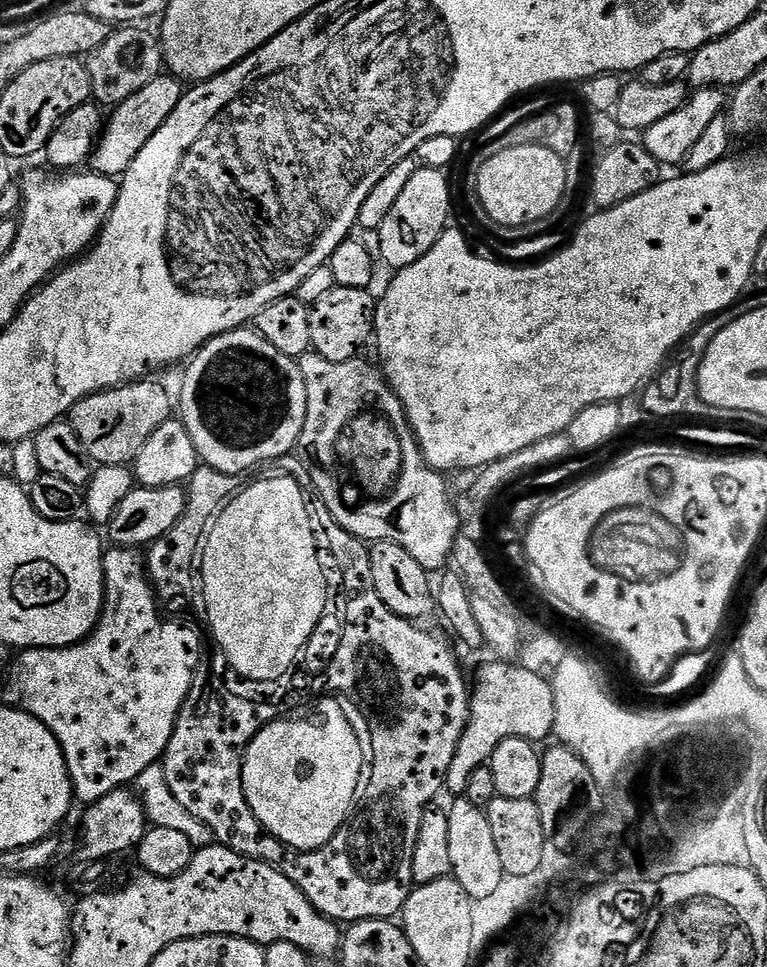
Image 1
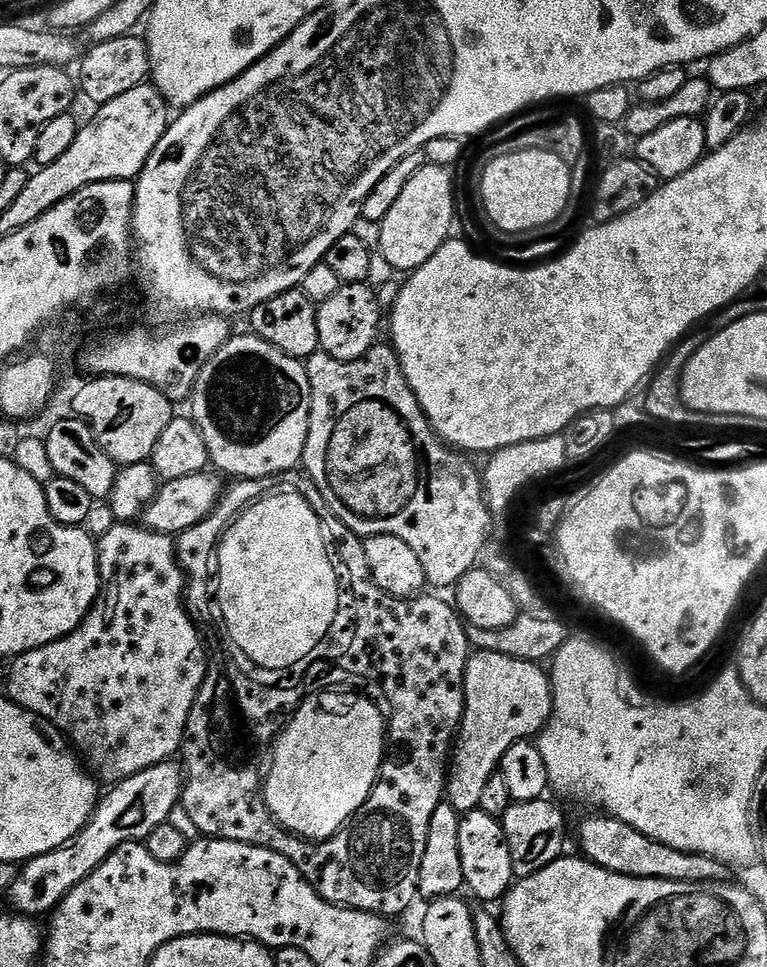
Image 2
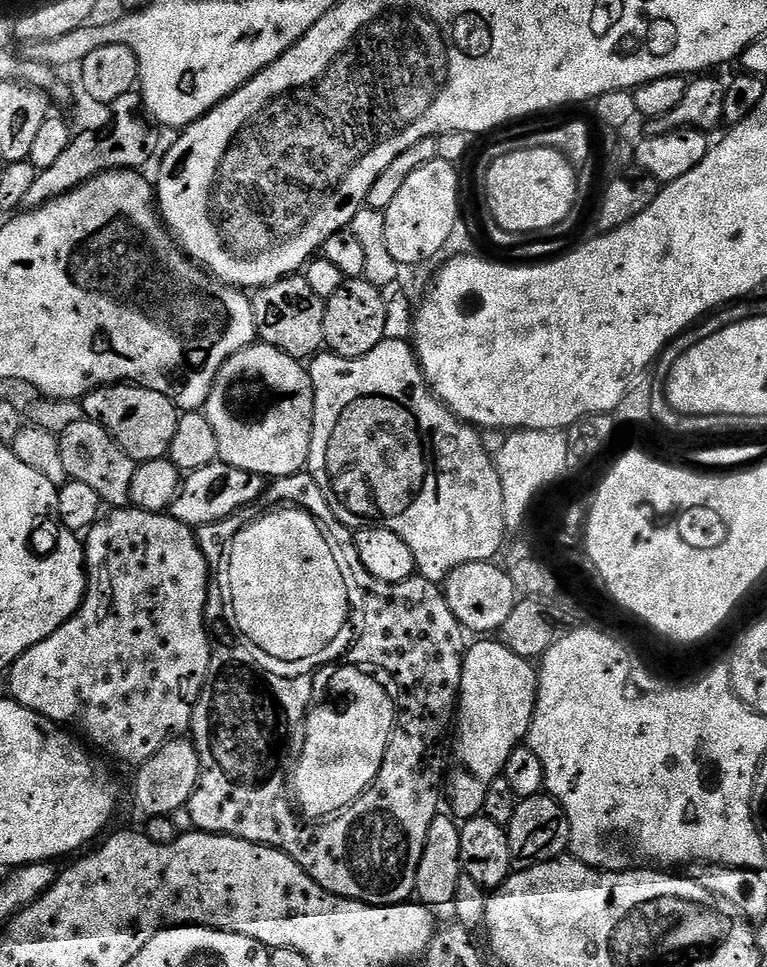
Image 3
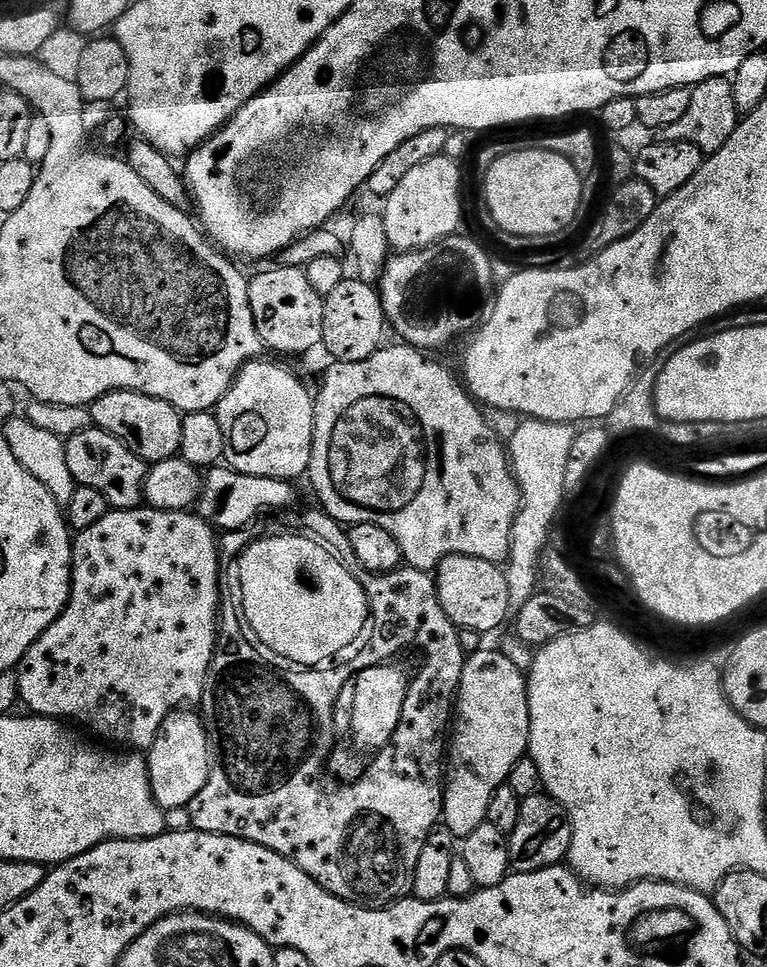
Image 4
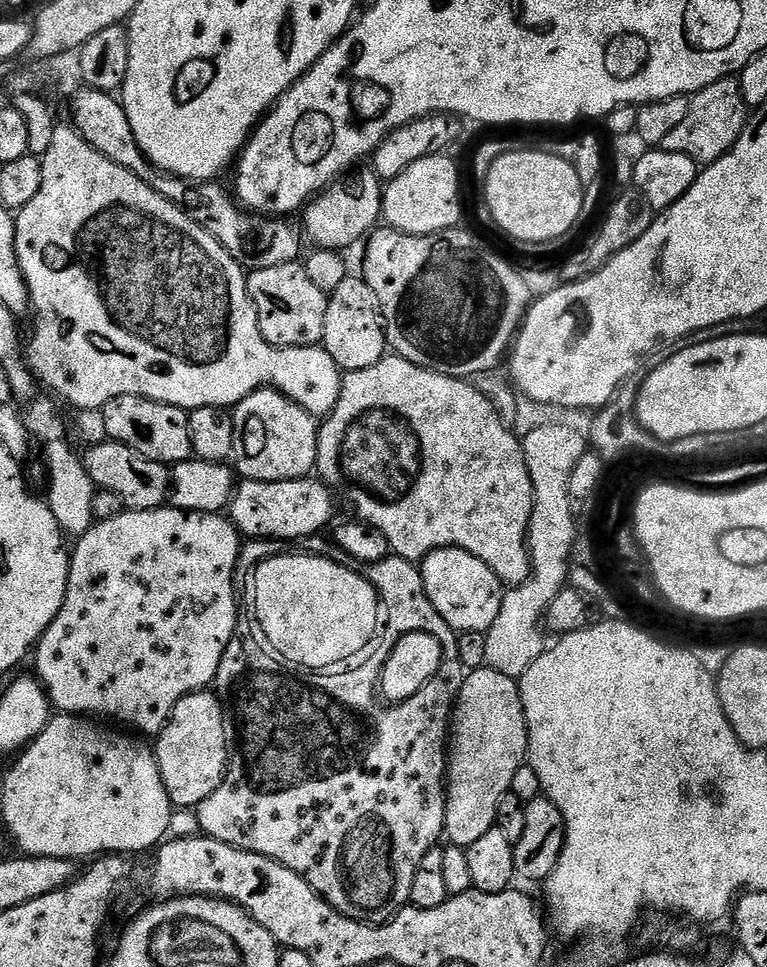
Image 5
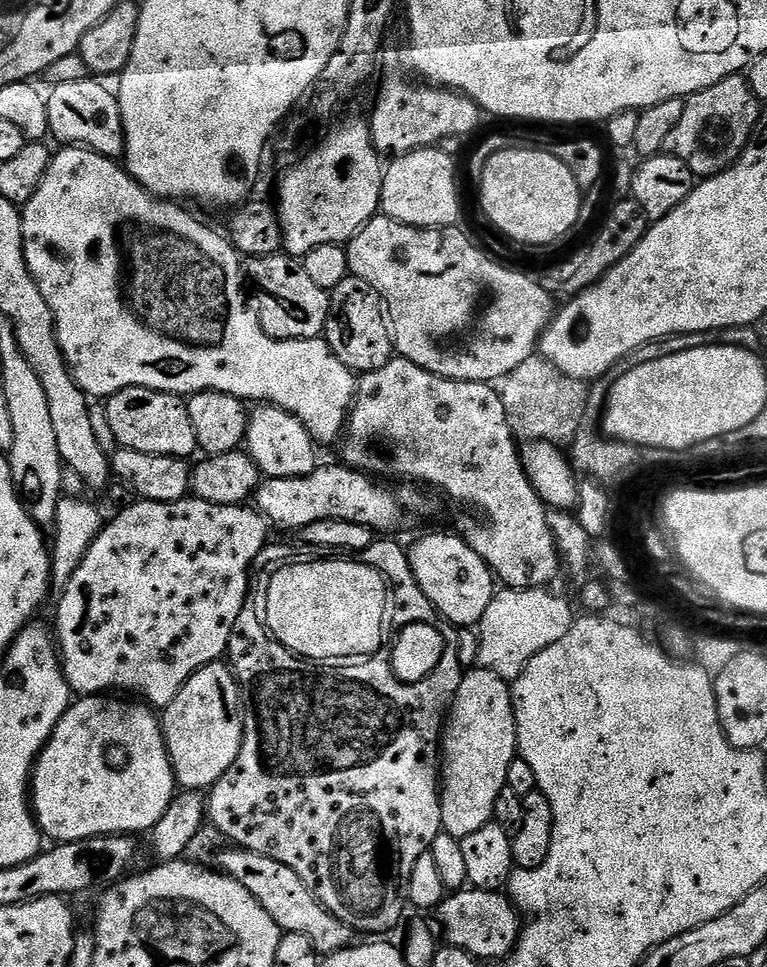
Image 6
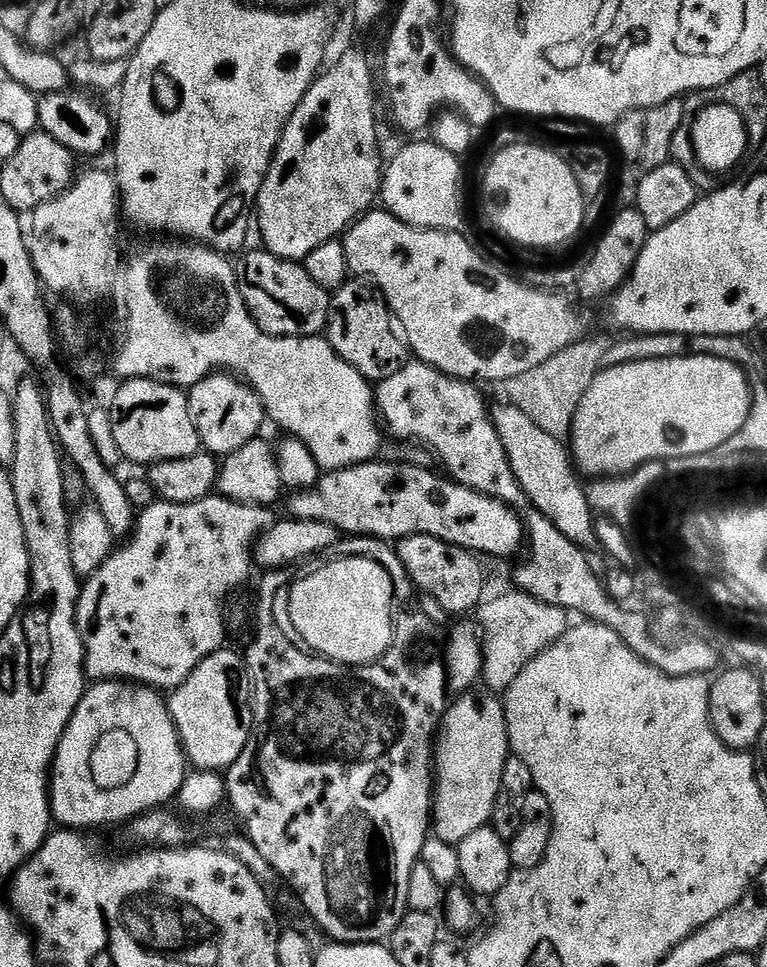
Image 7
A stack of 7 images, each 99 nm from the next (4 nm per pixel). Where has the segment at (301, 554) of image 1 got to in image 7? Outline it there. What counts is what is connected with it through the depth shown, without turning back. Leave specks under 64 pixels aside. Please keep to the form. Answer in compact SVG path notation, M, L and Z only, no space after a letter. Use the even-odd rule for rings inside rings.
M345 556L329 564L321 563L319 567L317 572L312 572L309 576L301 575L291 585L286 596L289 614L305 626L316 624L314 637L323 658L338 664L350 665L353 661L360 660L376 663L394 644L394 633L389 629L388 619L388 615L394 610L392 575L382 566L378 566L378 562L353 556Z

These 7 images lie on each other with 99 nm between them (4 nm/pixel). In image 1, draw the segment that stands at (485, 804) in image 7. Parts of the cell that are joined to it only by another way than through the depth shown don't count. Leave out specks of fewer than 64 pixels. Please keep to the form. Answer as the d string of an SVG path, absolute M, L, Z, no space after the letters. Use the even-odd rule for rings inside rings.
M520 662L488 664L480 672L470 692L468 726L458 742L454 762L450 762L447 791L456 798L463 797L470 786L470 774L485 767L494 750L506 738L522 738L541 742L553 735L556 726L552 685L543 676L531 673Z

